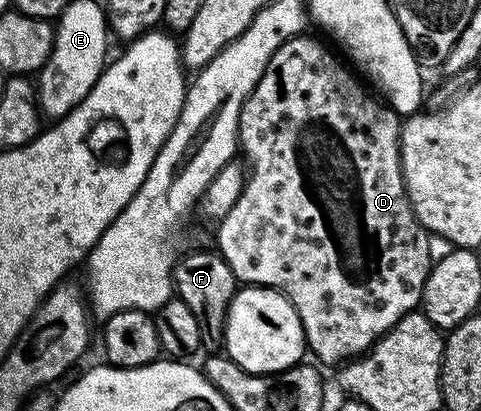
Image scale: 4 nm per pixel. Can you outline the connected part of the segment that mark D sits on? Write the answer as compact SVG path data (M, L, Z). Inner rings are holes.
M297 36L286 40L270 56L264 74L250 92L240 113L240 141L238 143L246 159L246 181L238 196L237 203L230 208L215 227L215 249L230 264L237 283L244 286L265 286L268 290L277 290L288 299L288 303L298 312L298 320L304 329L304 340L311 357L325 367L335 367L353 358L359 358L371 350L372 345L398 320L413 313L421 305L424 297L424 285L434 265L434 253L428 247L430 235L420 221L416 219L414 208L408 199L404 173L400 163L400 127L401 115L379 97L371 98L364 91L365 83L359 77L352 78L353 71L343 66L316 38Z

